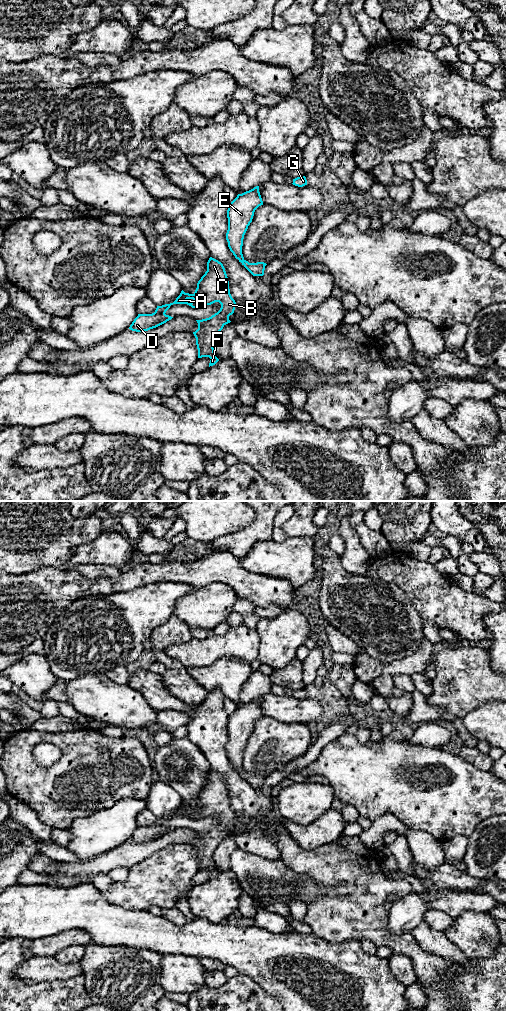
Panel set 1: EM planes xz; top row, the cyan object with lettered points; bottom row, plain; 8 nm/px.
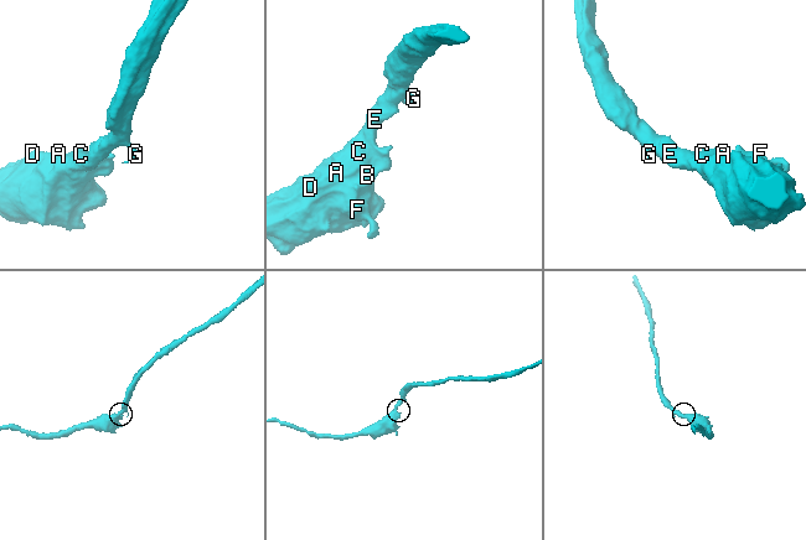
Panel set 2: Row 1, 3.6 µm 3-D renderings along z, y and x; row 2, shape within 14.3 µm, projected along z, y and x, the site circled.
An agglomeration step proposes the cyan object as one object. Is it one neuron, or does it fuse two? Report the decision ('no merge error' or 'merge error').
no merge error

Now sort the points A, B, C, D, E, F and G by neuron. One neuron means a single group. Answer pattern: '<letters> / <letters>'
A B C D E F G

